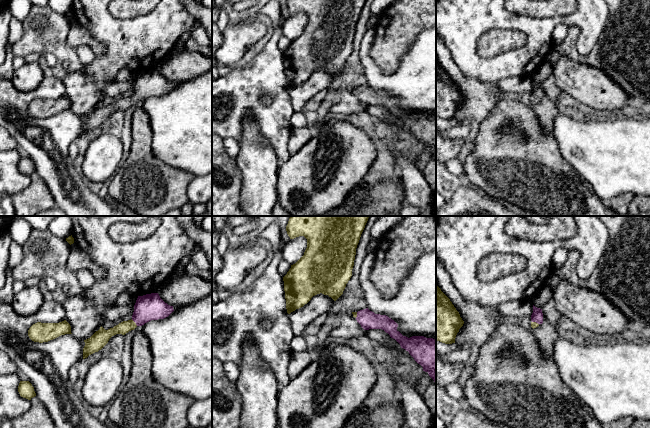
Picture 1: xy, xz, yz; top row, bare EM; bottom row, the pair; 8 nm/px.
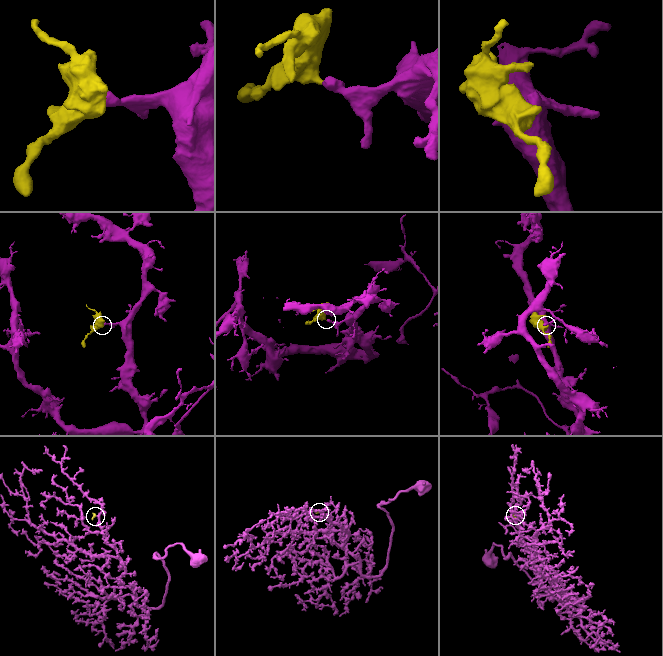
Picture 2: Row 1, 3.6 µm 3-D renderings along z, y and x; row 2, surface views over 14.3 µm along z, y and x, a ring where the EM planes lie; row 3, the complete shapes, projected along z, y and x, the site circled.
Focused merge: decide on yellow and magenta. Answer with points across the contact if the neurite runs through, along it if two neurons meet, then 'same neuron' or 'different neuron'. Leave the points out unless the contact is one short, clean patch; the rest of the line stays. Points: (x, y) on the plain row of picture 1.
runs through xy (124, 103), (134, 98), (148, 83); same neuron

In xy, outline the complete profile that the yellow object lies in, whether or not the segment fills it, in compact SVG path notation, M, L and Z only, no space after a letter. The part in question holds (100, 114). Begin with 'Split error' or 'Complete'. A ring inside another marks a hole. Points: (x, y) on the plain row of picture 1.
Split error. M158 69L138 72L134 81L132 95L105 106L102 102L90 114L84 116L83 135L101 126L116 111L125 111L137 102L142 102L151 96L164 95L174 87L173 82L165 79Z

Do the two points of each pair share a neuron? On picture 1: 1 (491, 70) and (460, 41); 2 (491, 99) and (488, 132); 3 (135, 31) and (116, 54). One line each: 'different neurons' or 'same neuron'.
1: same neuron
2: different neurons
3: same neuron

